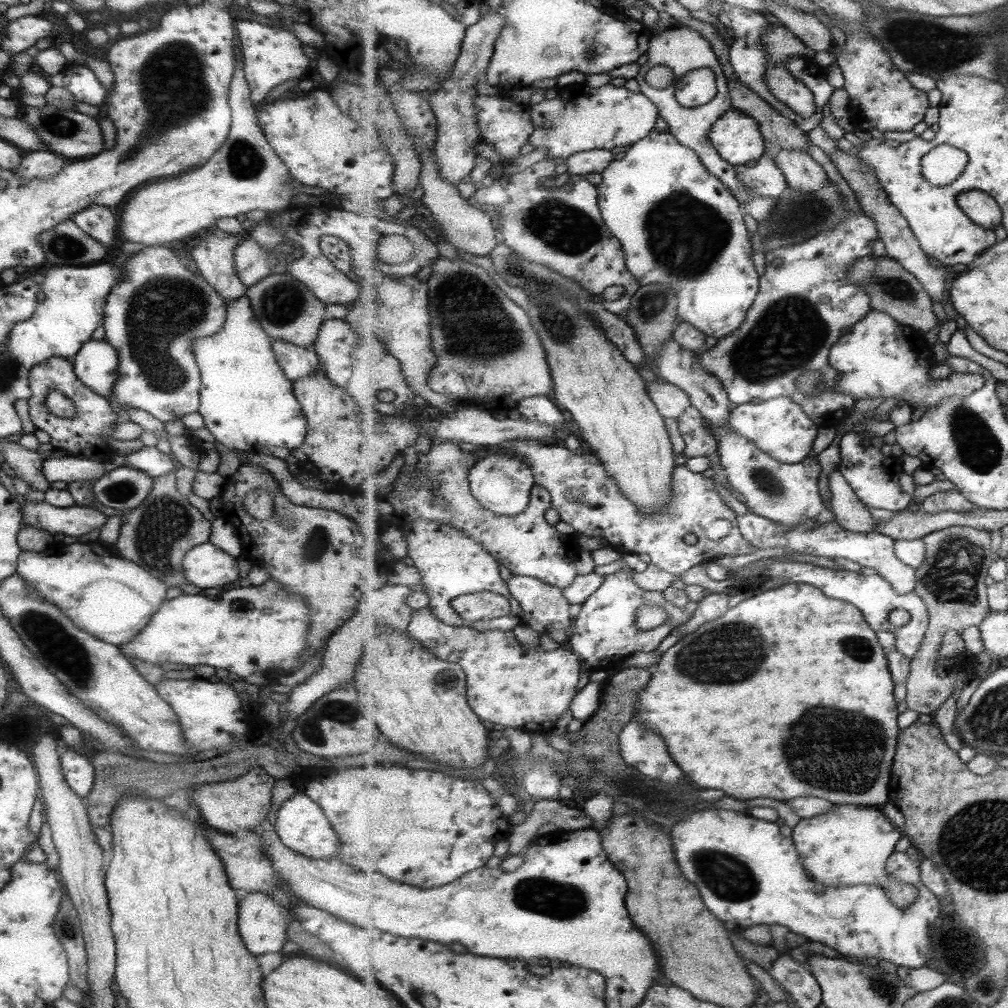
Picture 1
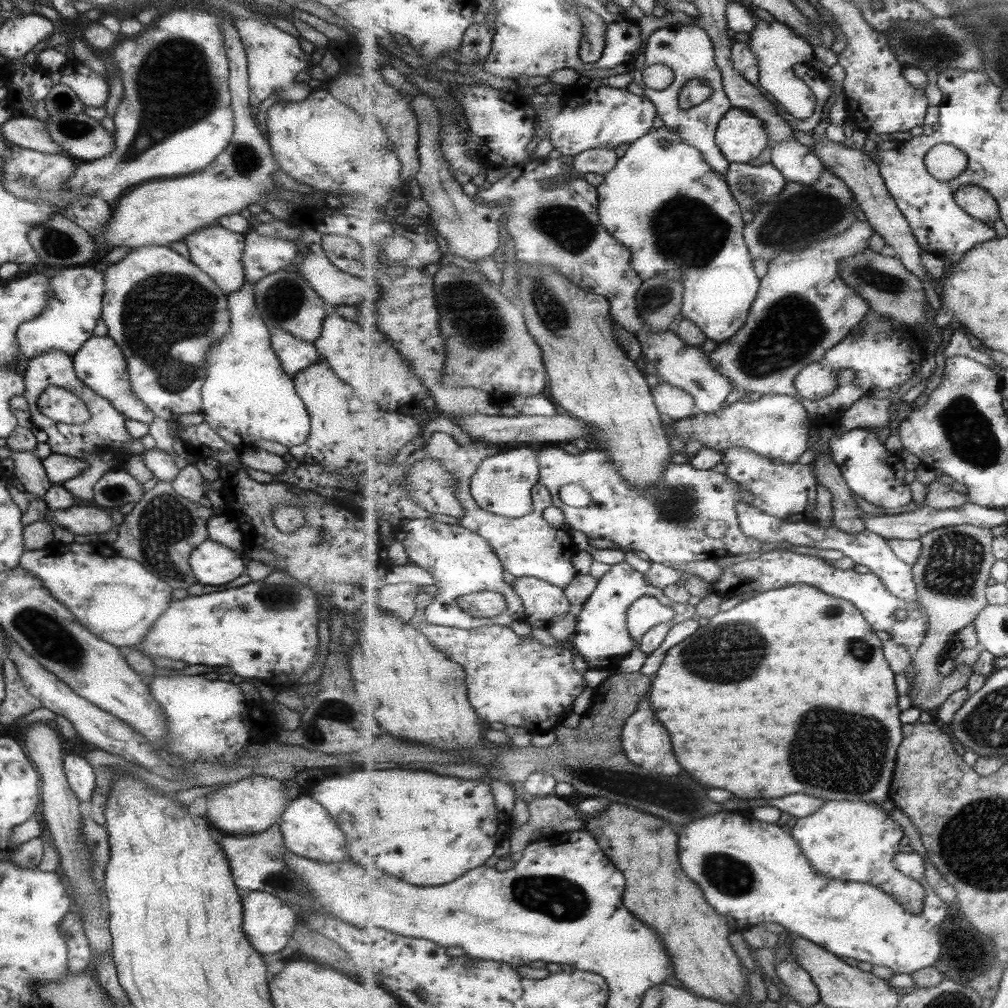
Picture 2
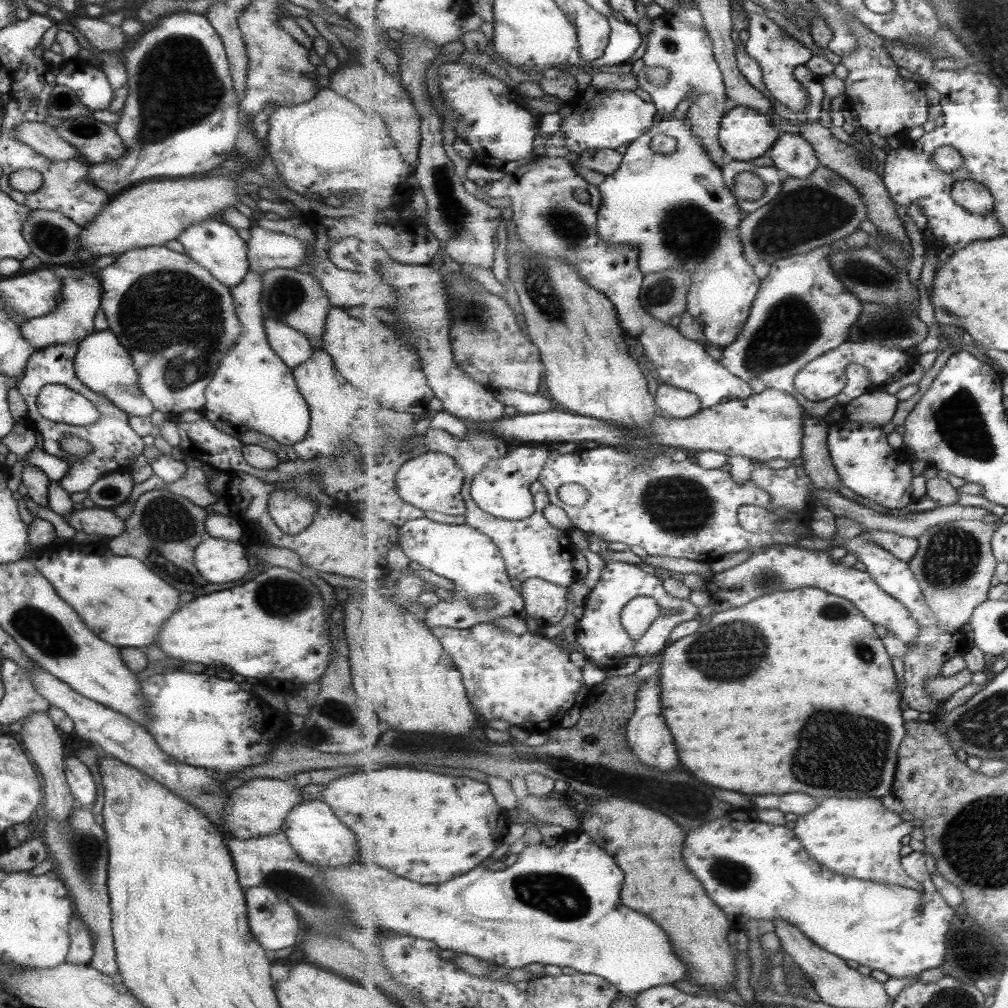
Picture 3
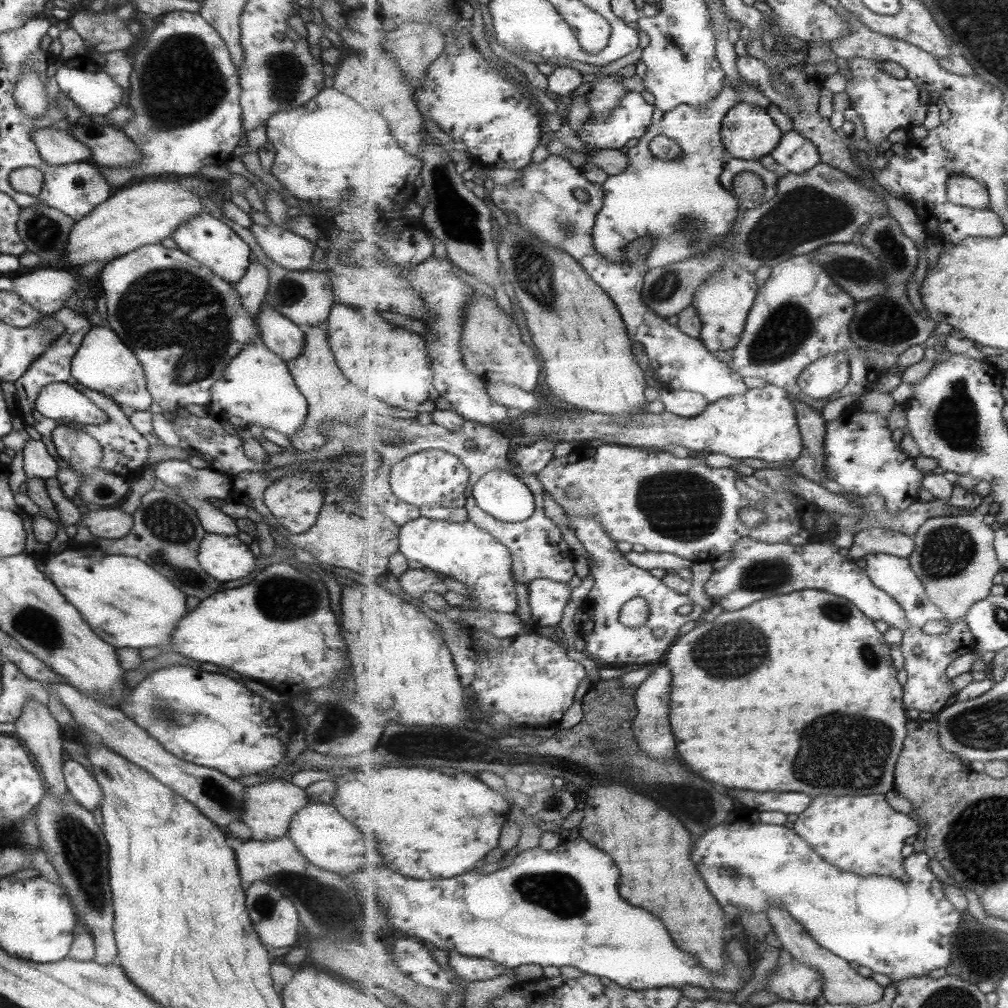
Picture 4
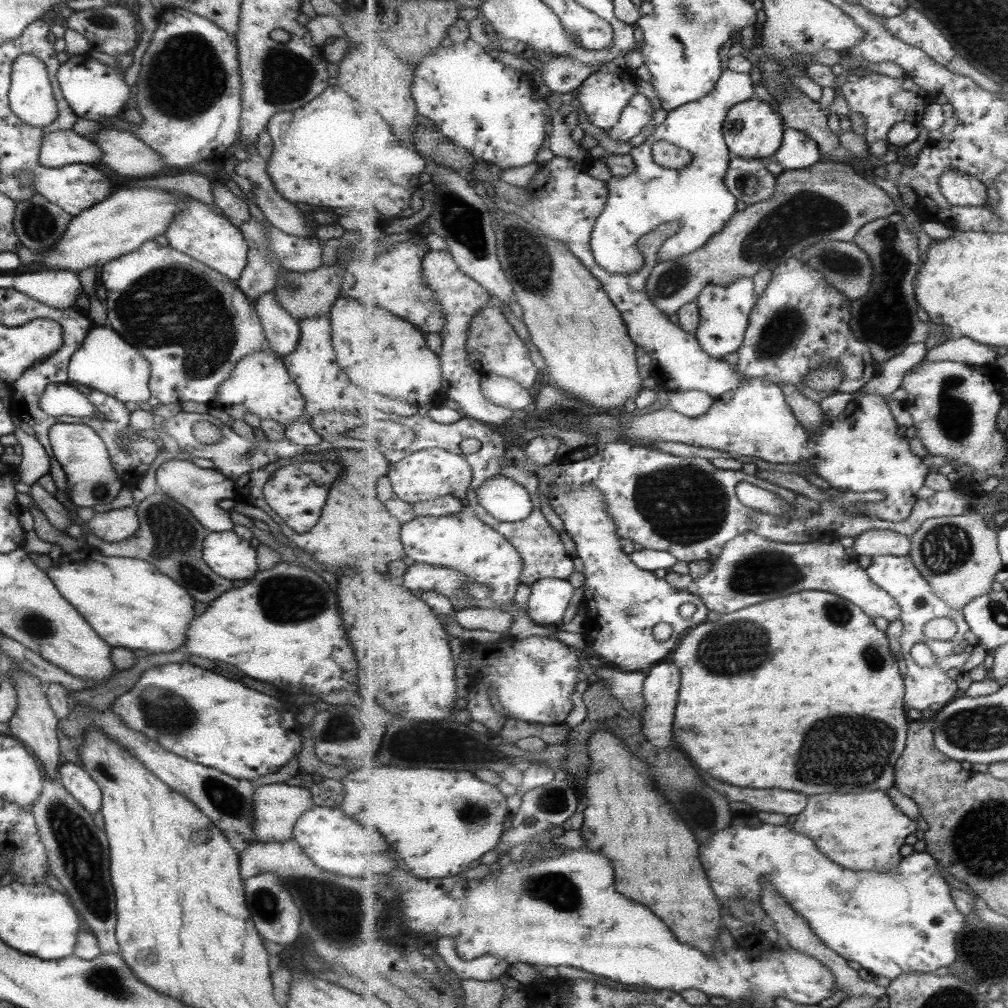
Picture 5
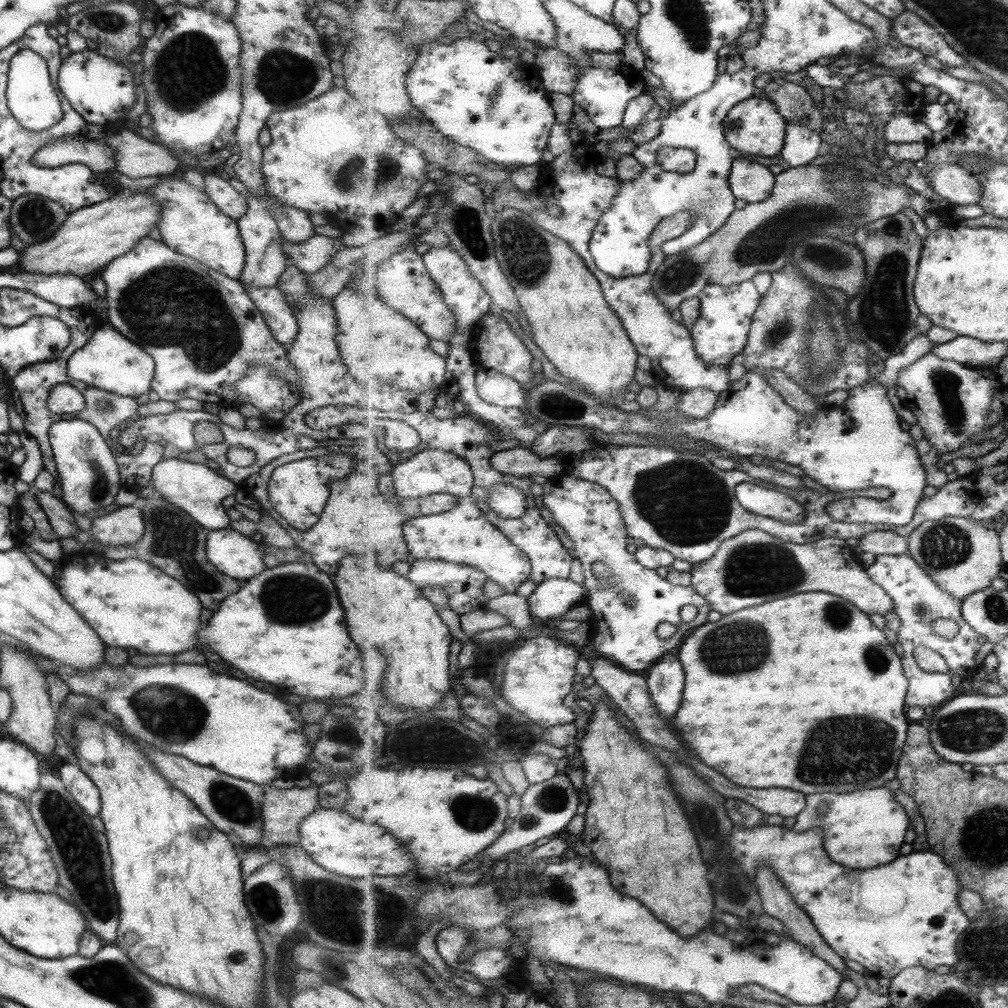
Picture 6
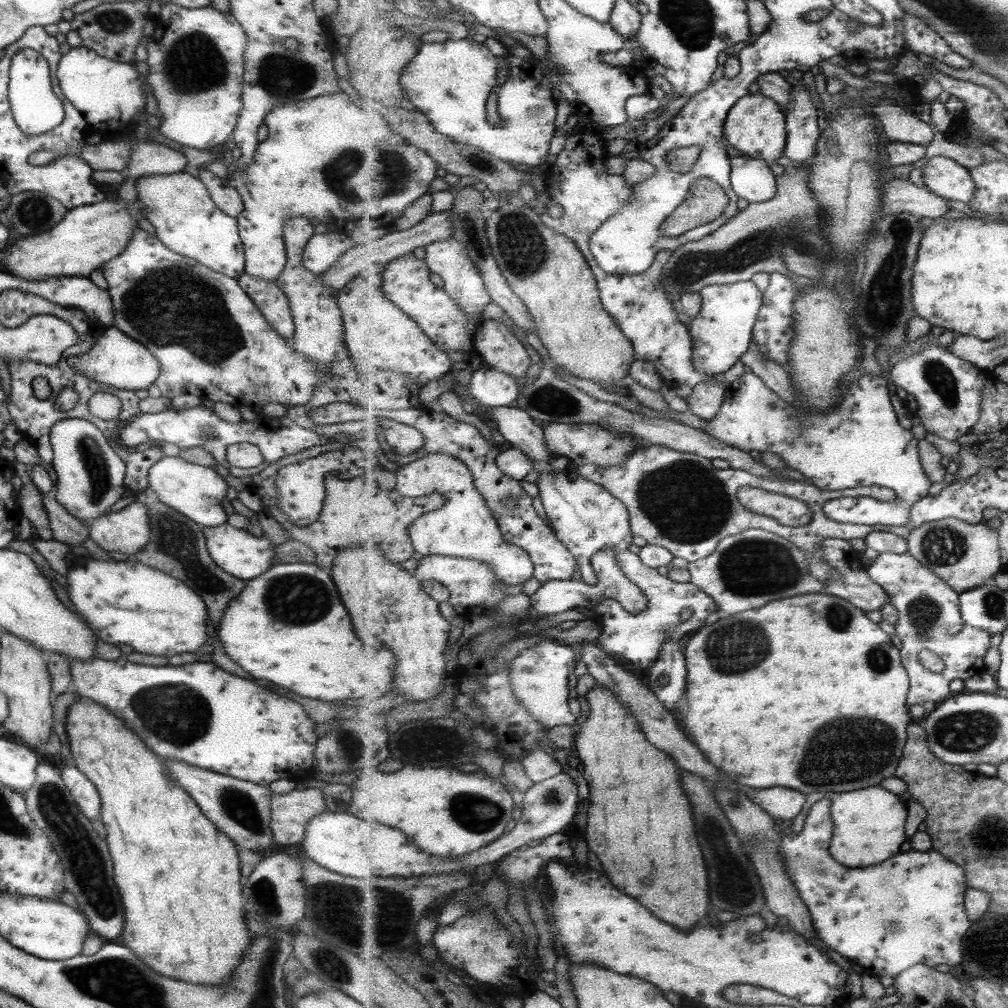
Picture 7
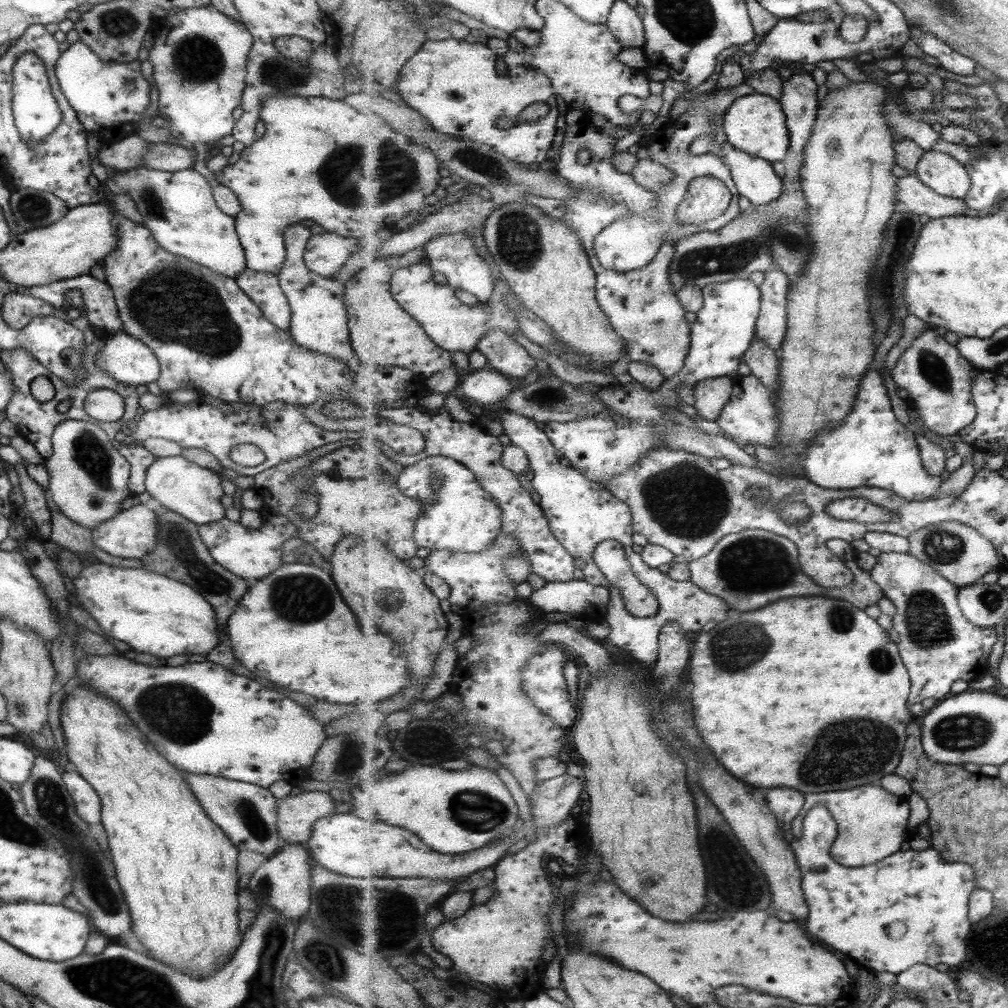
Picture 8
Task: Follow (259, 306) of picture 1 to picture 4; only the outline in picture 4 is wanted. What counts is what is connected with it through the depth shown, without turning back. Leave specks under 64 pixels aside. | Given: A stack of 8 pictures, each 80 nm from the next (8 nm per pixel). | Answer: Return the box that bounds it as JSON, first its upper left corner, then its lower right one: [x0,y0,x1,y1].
[263,262,335,329]

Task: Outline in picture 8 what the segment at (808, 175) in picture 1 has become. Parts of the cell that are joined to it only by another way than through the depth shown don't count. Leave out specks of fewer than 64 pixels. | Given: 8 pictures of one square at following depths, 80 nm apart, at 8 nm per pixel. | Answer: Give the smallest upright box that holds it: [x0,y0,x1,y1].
[781,69,820,155]

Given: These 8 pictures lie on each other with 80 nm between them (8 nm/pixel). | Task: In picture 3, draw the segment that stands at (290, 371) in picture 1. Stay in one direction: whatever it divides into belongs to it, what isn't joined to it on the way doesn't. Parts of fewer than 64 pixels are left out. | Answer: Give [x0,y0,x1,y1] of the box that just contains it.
[262,318,313,371]

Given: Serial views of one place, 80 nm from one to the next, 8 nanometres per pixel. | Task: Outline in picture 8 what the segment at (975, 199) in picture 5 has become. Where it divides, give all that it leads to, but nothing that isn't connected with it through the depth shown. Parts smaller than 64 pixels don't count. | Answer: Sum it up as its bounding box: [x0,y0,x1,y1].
[916,151,972,200]

